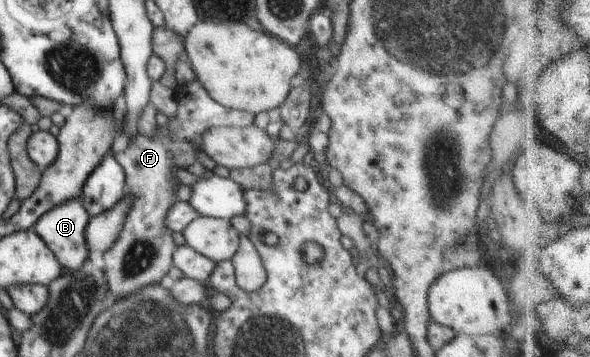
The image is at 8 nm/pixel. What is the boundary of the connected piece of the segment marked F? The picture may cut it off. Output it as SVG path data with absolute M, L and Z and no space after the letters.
M195 79L192 82L177 85L175 87L174 97L177 101L177 111L175 117L168 119L164 126L156 127L155 135L151 137L143 134L135 134L124 147L123 150L114 152L115 161L123 168L126 181L126 193L133 198L130 203L130 210L127 212L123 227L117 241L103 254L105 263L104 272L111 295L109 304L117 301L119 298L130 296L138 289L145 288L146 285L167 283L167 273L173 267L172 255L176 250L173 232L165 223L168 211L177 202L175 192L181 184L176 172L180 169L186 169L193 165L197 159L197 152L202 152L202 140L204 133L214 127L219 126L253 126L255 115L251 112L243 112L219 105L207 93L200 81Z

